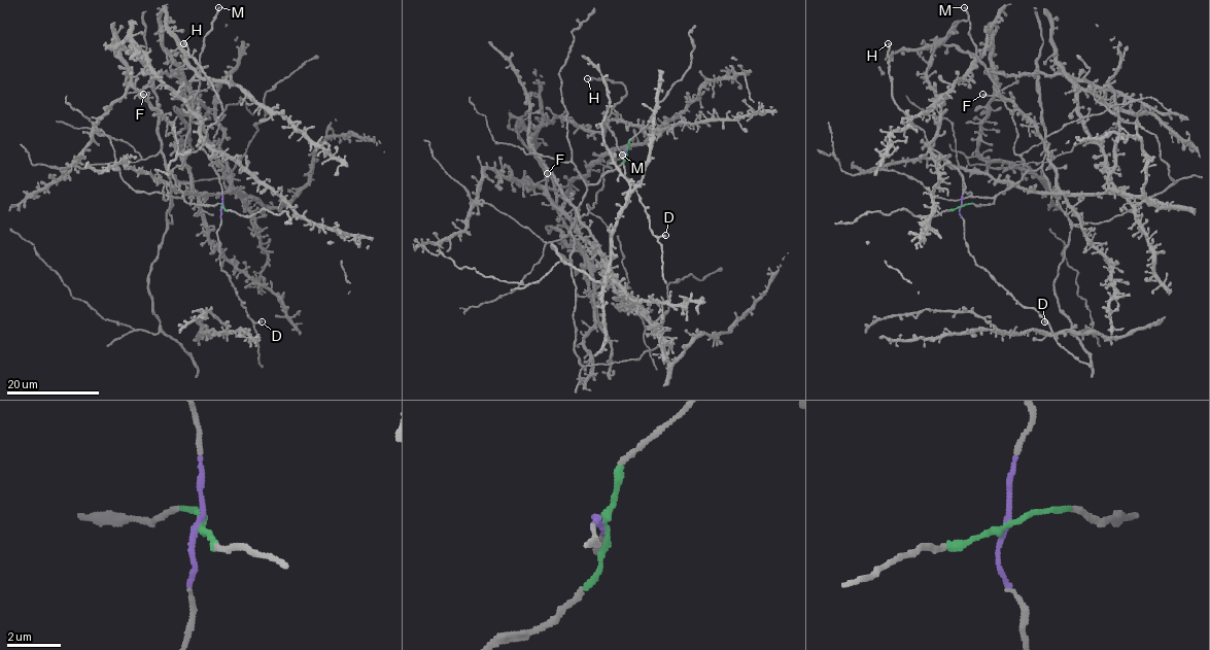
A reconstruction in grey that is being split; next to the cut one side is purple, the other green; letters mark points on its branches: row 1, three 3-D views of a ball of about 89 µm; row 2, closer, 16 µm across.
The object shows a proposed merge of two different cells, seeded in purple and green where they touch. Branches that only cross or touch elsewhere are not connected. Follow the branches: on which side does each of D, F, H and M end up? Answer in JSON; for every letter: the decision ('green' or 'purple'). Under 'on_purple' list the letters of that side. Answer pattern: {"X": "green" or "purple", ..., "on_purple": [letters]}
{"D": "purple", "F": "green", "H": "purple", "M": "green", "on_purple": ["D", "H"]}

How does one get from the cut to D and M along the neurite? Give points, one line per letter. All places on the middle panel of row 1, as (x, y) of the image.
D: (626, 151), (625, 149), (620, 155), (624, 174), (647, 213), (650, 230), (654, 235), (665, 235)
M: (626, 151), (619, 165), (587, 186), (577, 218), (595, 203), (603, 168), (623, 155)

